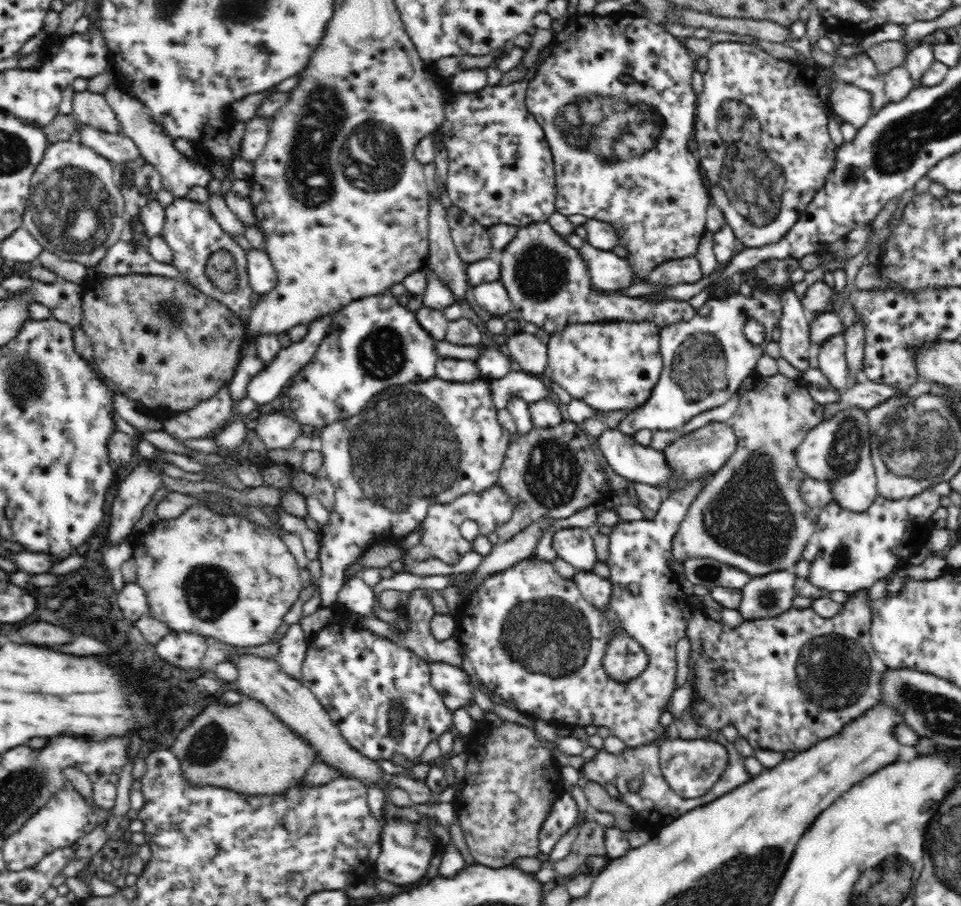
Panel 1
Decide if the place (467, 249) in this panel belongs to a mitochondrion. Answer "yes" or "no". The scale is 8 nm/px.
no

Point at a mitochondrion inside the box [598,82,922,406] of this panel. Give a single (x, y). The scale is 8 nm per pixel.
(753, 175)

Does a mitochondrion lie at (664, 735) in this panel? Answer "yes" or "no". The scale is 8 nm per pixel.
no

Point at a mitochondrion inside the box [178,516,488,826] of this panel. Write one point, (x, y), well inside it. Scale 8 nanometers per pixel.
(209, 590)

